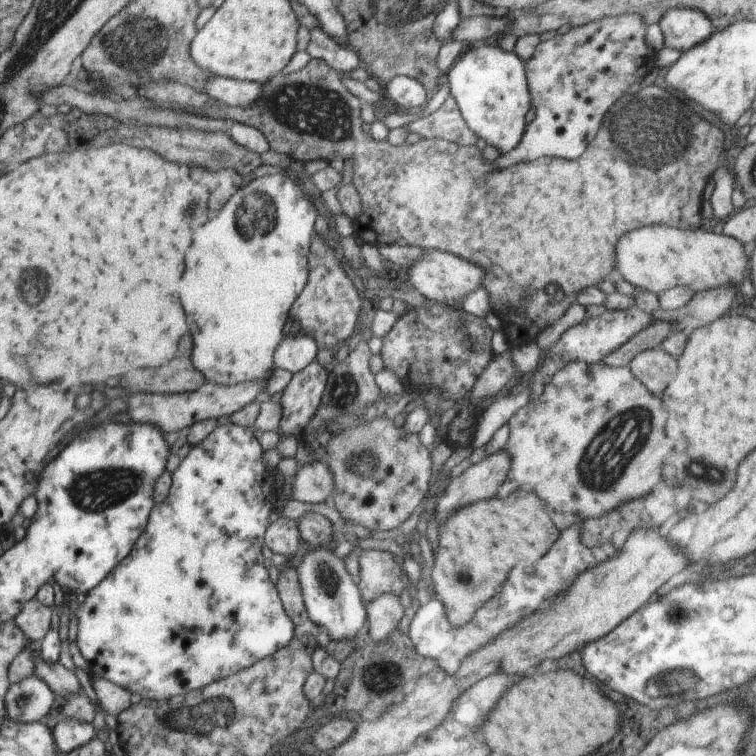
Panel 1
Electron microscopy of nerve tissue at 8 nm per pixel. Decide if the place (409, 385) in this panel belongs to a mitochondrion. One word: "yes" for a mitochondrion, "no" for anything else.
no

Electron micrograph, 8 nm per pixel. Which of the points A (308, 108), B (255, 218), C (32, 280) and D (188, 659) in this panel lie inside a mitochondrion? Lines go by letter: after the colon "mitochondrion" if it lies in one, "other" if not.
A: mitochondrion
B: mitochondrion
C: mitochondrion
D: other

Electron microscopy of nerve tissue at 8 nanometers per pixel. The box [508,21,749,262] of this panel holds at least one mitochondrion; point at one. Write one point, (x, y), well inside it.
(652, 131)

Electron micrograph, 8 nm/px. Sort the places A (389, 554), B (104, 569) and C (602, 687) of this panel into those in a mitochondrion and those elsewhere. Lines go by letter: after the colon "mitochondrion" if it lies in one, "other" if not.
A: other
B: other
C: other

